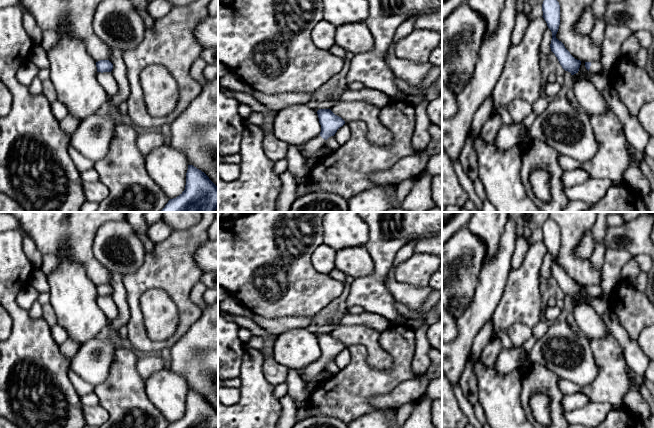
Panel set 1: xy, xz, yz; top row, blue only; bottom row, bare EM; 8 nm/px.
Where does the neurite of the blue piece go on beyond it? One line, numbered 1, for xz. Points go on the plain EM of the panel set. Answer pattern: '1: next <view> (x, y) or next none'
1: next xz (311, 372)

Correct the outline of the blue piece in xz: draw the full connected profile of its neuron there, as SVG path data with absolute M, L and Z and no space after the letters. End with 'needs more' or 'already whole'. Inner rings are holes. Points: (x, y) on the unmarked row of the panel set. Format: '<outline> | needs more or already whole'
M319 333L317 335L321 349L320 358L300 372L303 380L317 381L319 374L325 370L326 364L334 360L337 354L345 348L345 345L335 339L330 333Z | needs more

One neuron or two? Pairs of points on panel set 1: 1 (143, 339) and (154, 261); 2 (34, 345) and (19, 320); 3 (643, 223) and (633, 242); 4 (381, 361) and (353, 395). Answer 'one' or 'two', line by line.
1: one
2: one
3: one
4: two

